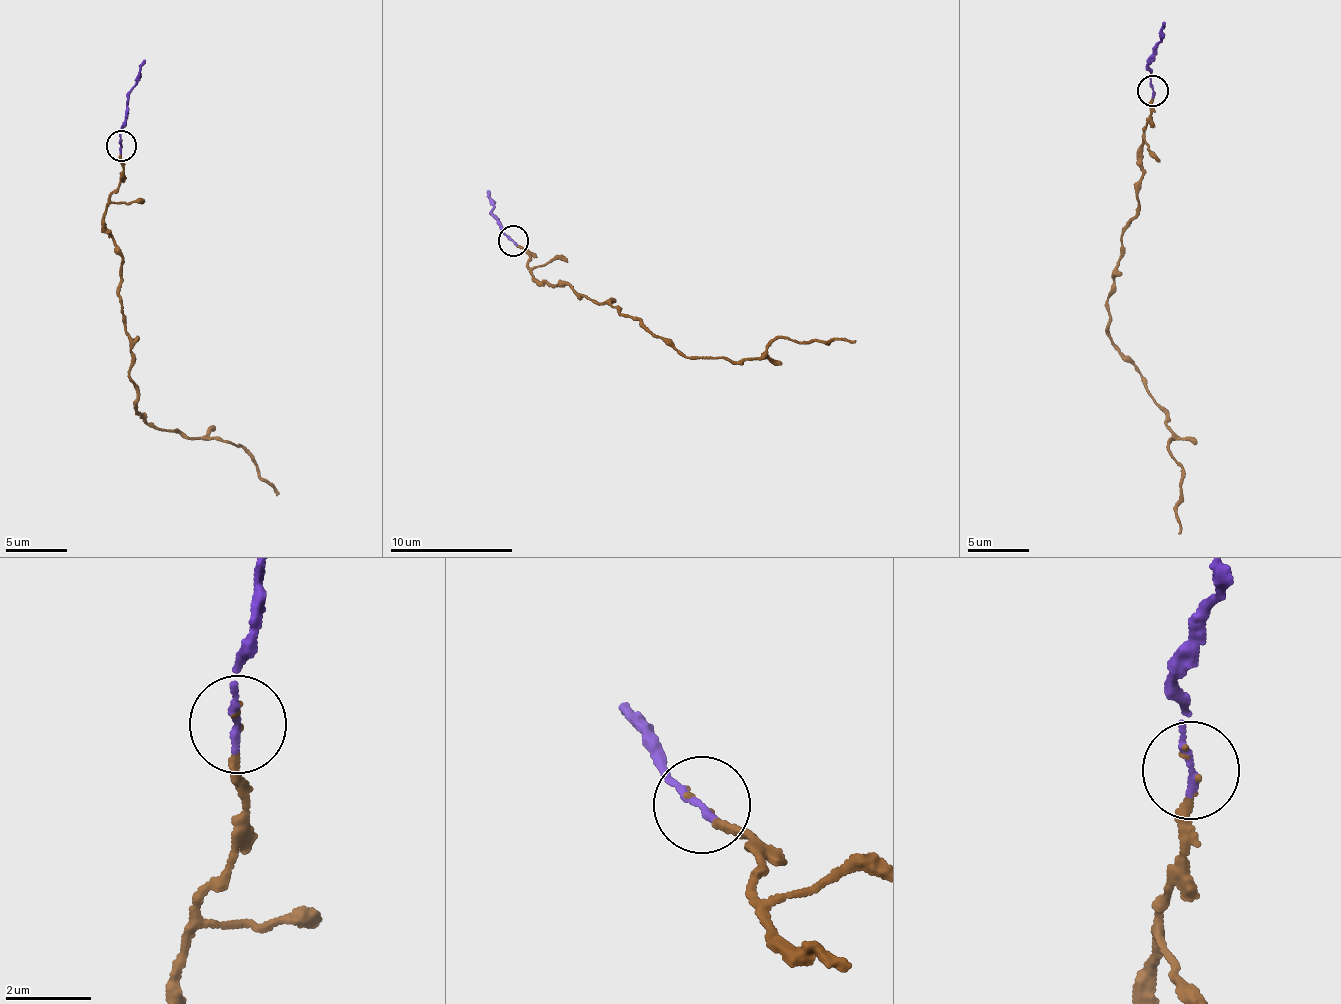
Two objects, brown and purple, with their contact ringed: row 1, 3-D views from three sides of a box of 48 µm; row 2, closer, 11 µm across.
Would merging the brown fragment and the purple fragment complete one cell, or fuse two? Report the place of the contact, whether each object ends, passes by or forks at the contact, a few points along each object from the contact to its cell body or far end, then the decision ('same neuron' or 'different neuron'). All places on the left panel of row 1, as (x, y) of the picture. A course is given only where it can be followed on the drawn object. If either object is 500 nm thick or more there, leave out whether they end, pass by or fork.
(121, 146) | brown ends | purple ends | brown via (123, 145), (122, 182), (111, 195), (106, 231), (122, 260), (135, 408), (148, 423), (230, 439), (276, 497) | purple via (120, 146), (128, 91), (145, 59) | same neuron

